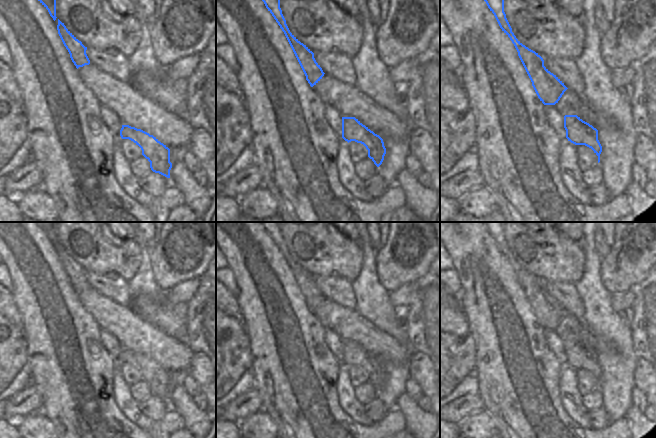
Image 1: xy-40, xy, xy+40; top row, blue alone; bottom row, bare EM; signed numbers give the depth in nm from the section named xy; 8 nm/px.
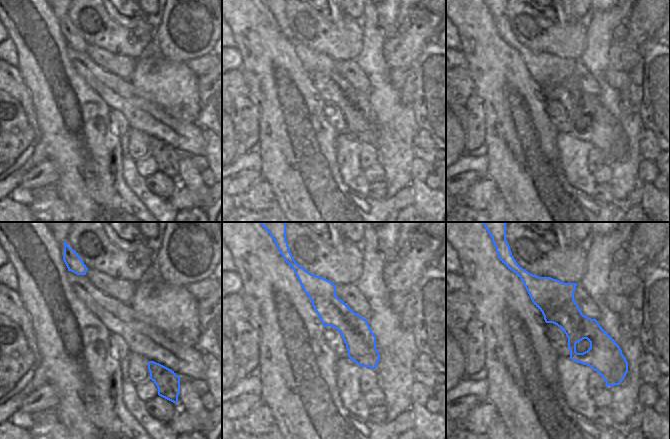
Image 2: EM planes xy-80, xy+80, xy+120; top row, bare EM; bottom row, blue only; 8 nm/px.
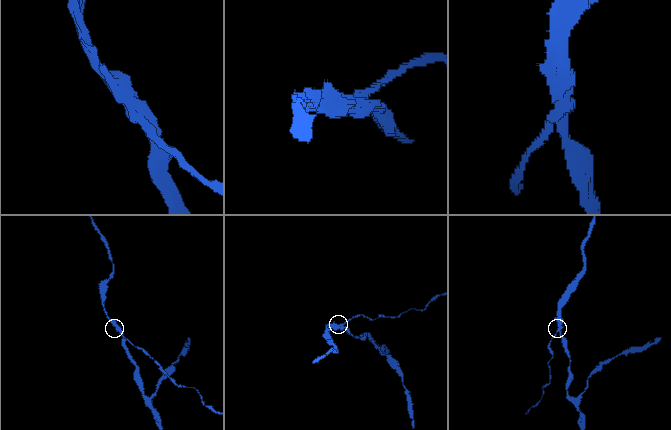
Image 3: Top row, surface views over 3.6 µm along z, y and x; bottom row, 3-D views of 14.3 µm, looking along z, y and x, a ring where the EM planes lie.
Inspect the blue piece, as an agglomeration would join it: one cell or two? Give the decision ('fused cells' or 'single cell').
fused cells

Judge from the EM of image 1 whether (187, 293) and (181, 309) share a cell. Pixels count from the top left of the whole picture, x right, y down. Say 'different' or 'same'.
different

